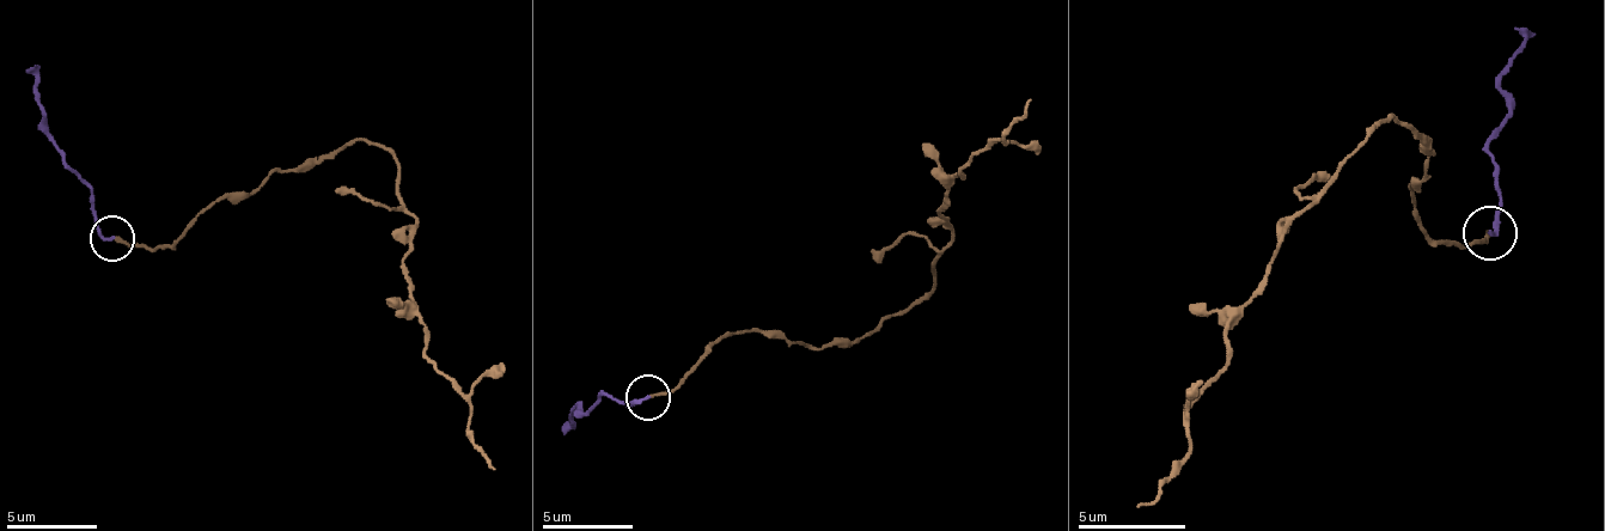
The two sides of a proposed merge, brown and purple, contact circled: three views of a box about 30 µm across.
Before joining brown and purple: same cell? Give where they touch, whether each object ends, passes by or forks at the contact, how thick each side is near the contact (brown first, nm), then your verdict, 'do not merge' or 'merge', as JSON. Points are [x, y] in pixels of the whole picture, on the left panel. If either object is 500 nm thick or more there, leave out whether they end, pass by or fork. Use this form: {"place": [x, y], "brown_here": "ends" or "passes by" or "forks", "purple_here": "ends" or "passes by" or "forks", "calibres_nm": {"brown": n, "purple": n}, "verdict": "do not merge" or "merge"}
{"place": [113, 238], "brown_here": "ends", "purple_here": "ends", "calibres_nm": {"brown": 190, "purple": 220}, "verdict": "do not merge"}

